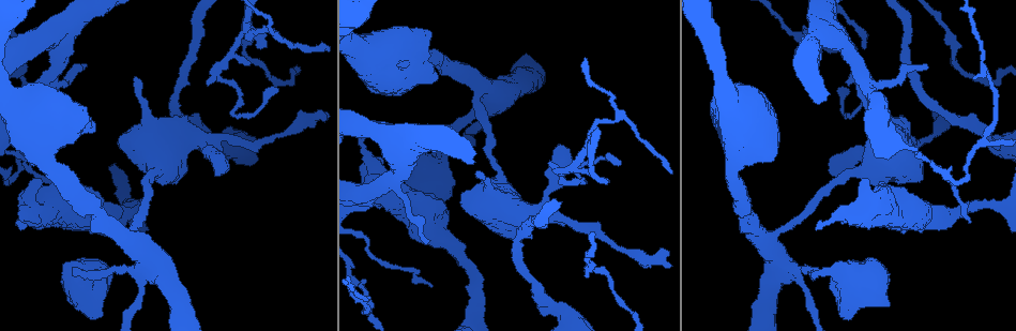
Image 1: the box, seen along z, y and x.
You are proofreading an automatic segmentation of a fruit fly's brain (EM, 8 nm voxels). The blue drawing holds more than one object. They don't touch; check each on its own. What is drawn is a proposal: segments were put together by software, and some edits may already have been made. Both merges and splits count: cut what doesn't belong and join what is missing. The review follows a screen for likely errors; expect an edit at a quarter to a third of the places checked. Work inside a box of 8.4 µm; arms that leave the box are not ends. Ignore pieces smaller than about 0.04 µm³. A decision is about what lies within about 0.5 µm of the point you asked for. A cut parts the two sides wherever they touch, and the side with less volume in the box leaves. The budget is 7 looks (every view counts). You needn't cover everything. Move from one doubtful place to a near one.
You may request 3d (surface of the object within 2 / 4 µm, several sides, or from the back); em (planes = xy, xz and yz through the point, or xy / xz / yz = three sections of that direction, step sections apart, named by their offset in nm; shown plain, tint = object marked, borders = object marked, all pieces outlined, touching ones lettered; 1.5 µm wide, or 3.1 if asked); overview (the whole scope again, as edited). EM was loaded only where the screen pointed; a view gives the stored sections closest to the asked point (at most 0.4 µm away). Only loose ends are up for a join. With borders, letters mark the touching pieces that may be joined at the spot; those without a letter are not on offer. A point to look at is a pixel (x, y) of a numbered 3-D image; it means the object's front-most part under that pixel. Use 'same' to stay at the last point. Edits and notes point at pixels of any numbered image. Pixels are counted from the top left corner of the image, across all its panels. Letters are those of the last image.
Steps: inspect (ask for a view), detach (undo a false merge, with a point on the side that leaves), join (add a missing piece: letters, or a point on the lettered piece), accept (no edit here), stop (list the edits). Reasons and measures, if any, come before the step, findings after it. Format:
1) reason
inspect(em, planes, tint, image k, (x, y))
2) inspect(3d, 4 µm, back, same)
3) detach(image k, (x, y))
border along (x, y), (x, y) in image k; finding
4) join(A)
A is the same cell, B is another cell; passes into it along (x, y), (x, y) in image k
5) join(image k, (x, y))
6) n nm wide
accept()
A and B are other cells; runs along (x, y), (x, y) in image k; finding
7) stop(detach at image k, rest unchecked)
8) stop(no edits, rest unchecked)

branch stops here
inspect(em, 3.1 µm, planes, borders, image 1, (101, 314))

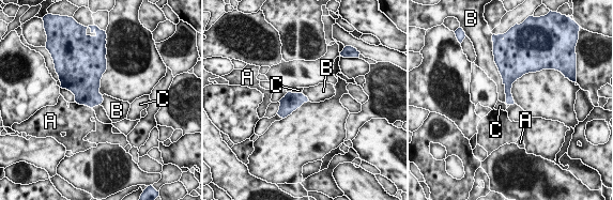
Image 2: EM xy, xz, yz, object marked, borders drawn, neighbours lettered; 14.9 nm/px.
accept()
A, B and C are other cells; border along (495, 65), (509, 105) in image 2; none of them fits

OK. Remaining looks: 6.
thin end
inspect(em, xz, step 8, borders, image 1, (134, 77))

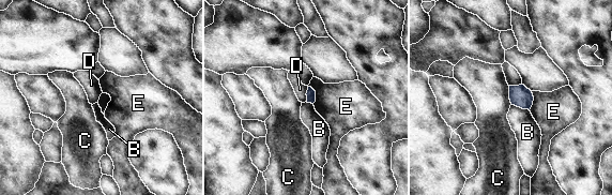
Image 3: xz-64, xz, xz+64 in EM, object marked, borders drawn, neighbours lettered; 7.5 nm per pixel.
inspect(em, planes, borders, same)

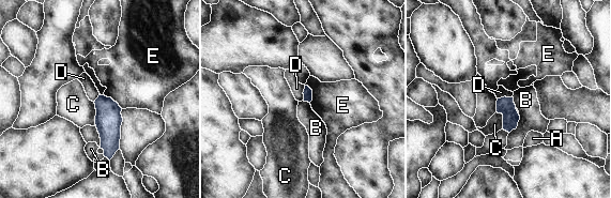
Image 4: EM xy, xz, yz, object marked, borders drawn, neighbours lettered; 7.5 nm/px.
accept()
A, B, C, D and E are other cells; border along (305, 86), (303, 100) in image 4; none of them fits

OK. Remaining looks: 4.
free end
inspect(3d, 2 µm, image 1, (206, 84))

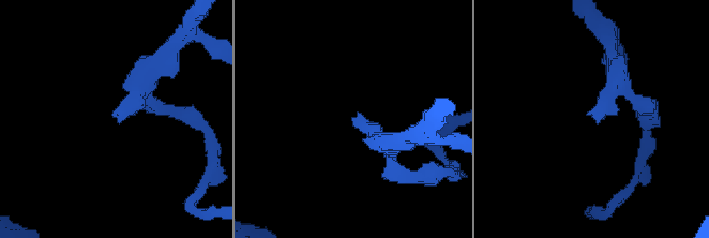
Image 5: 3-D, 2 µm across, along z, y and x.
now the EM
inspect(em, planes, borders, image 5, (596, 119))

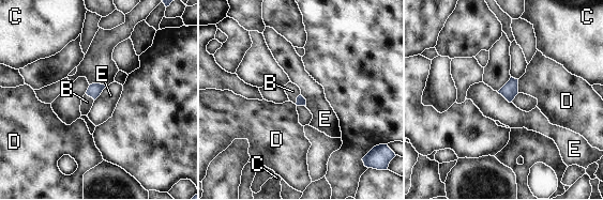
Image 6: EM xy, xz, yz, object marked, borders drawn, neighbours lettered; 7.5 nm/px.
E touches over 140 nm
join(image 6, (292, 91))
B is the same cell, C, D and E are other cells; passes into it along (301, 101), (297, 98), (292, 91) in image 6; it goes on there

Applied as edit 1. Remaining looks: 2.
stop(join at image 6, rest unchecked)

